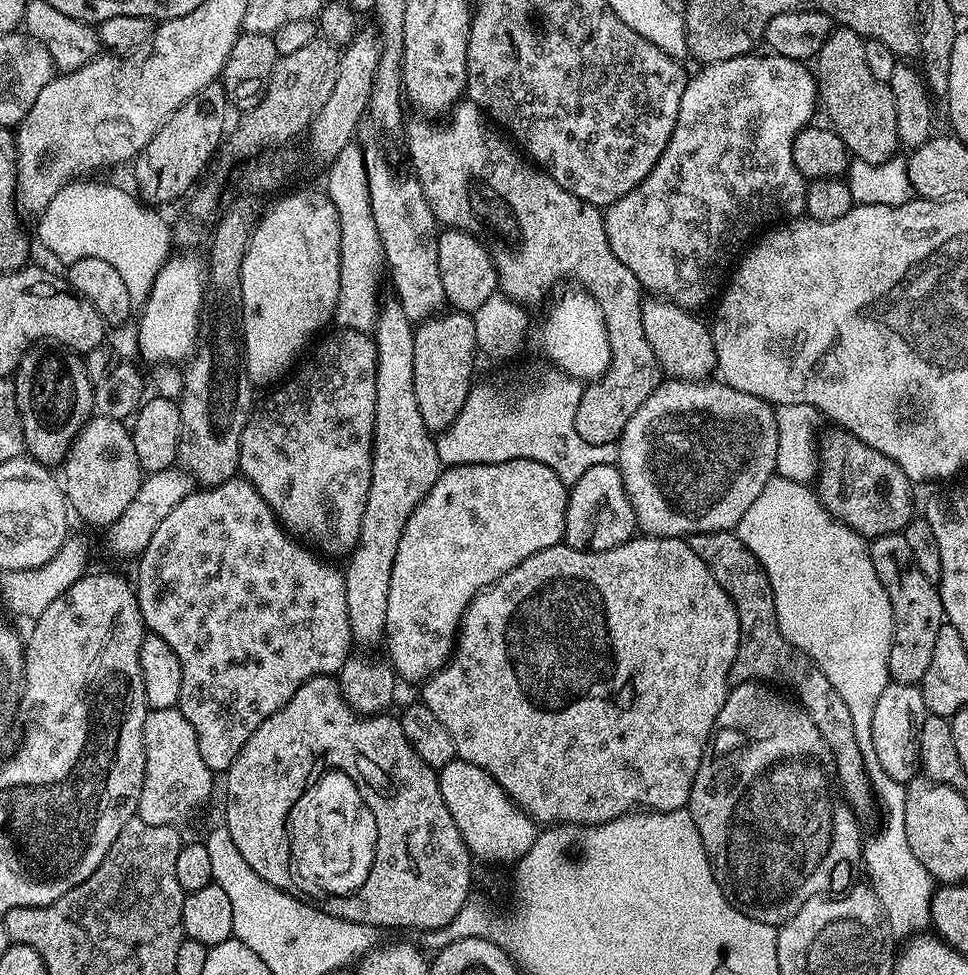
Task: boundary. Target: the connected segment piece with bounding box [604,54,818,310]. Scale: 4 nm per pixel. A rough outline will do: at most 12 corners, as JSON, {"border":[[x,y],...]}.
{"border":[[807,63],[703,65],[607,205],[641,289],[700,310],[805,215]]}

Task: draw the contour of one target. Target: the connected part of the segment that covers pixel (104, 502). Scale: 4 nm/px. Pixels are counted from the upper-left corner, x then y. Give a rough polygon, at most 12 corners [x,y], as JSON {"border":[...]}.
{"border":[[93,415],[62,471],[75,515],[122,518],[142,479],[129,425]]}

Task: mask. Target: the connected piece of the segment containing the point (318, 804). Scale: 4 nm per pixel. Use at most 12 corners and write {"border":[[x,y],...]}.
{"border":[[322,776],[292,816],[298,872],[340,898],[372,872],[372,816]]}

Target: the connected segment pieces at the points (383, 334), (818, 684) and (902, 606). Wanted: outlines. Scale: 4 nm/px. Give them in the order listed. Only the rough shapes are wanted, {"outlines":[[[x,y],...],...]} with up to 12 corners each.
{"outlines":[[[376,319],[376,429],[343,569],[361,649],[384,640],[402,530],[442,465],[414,398],[416,328]],[[732,530],[687,537],[740,619],[728,675],[780,686],[832,751],[857,817],[874,793],[850,710],[780,633],[770,578]],[[903,532],[868,553],[892,607],[891,683],[919,685],[946,622]]]}

